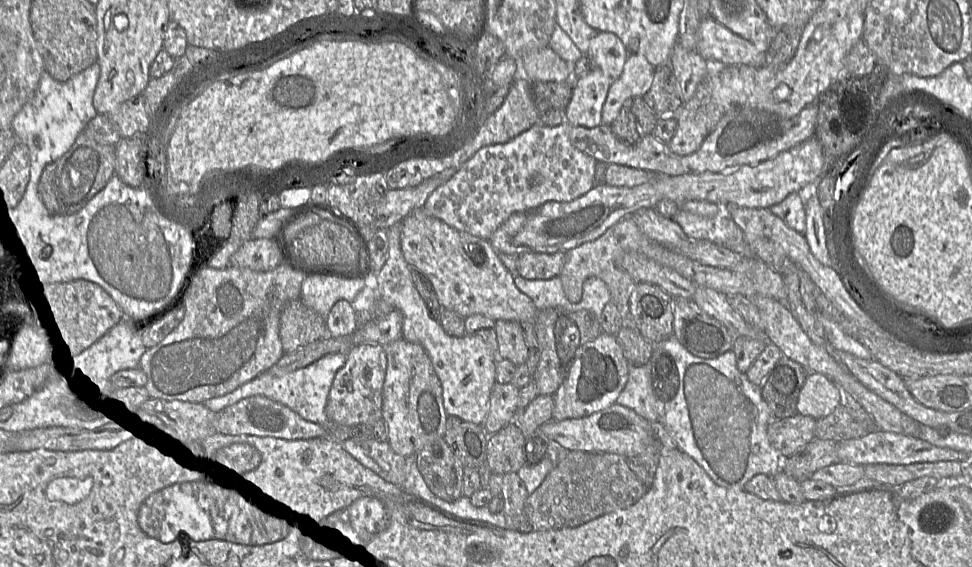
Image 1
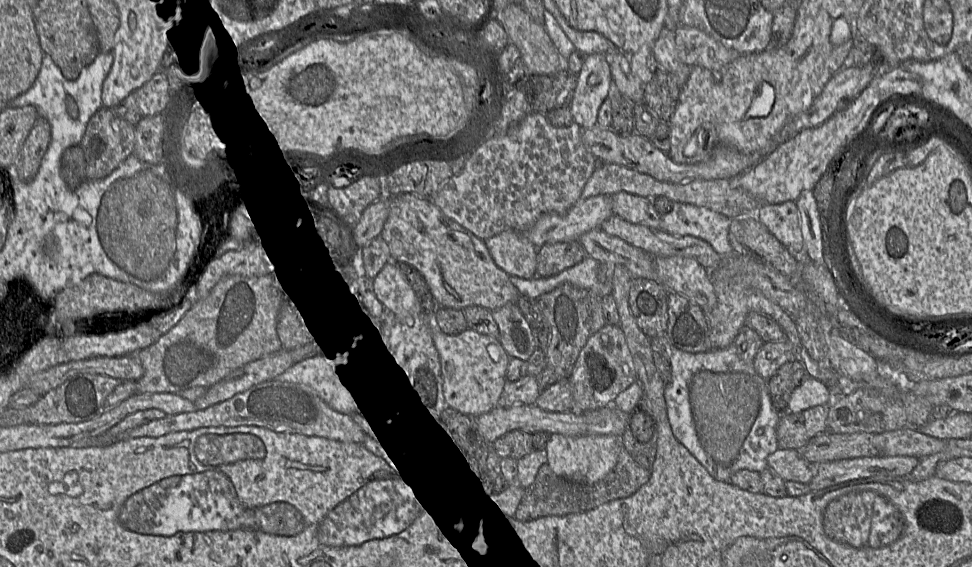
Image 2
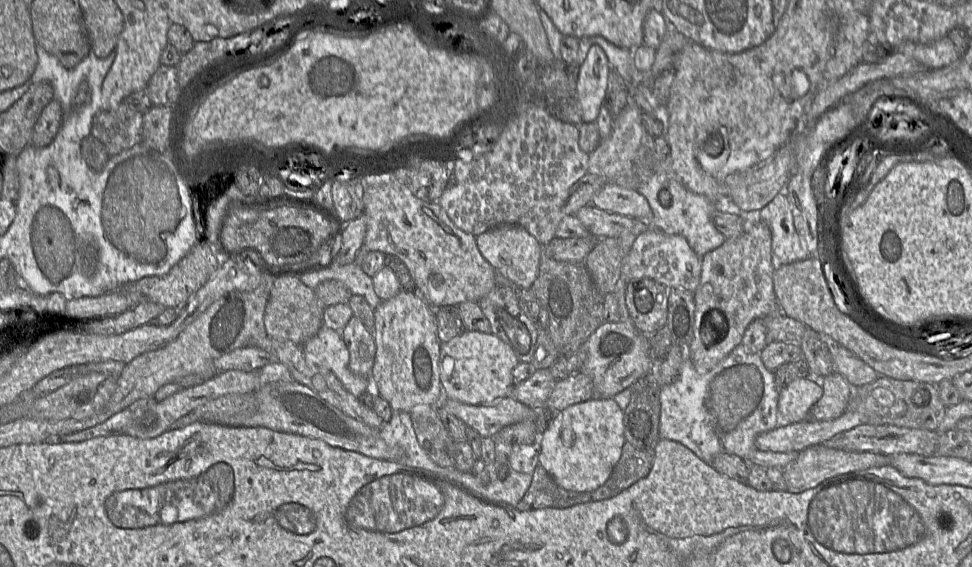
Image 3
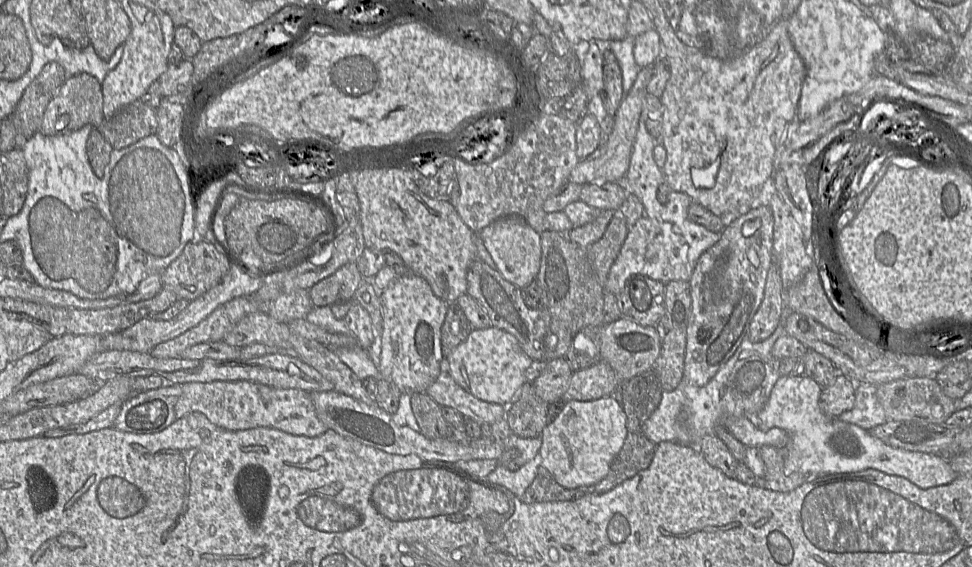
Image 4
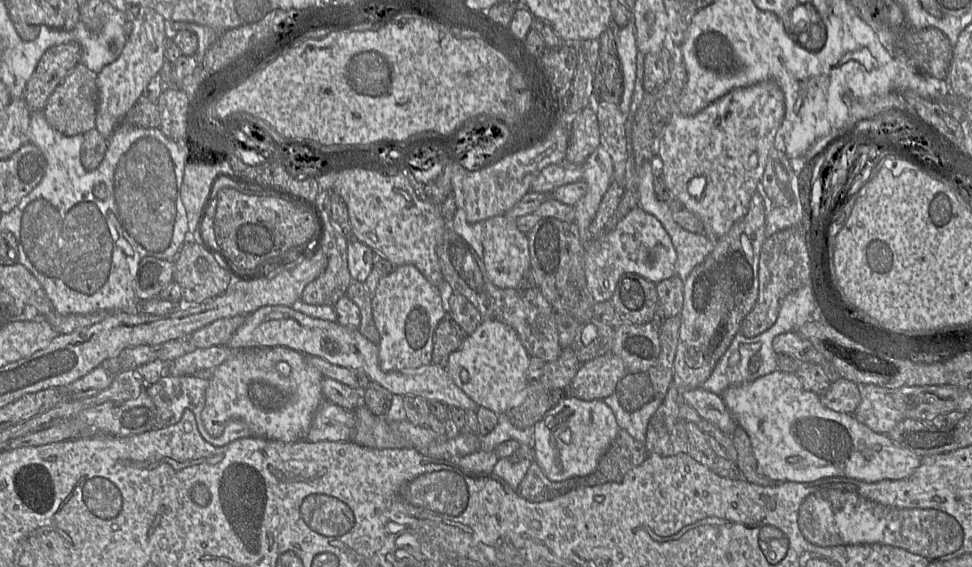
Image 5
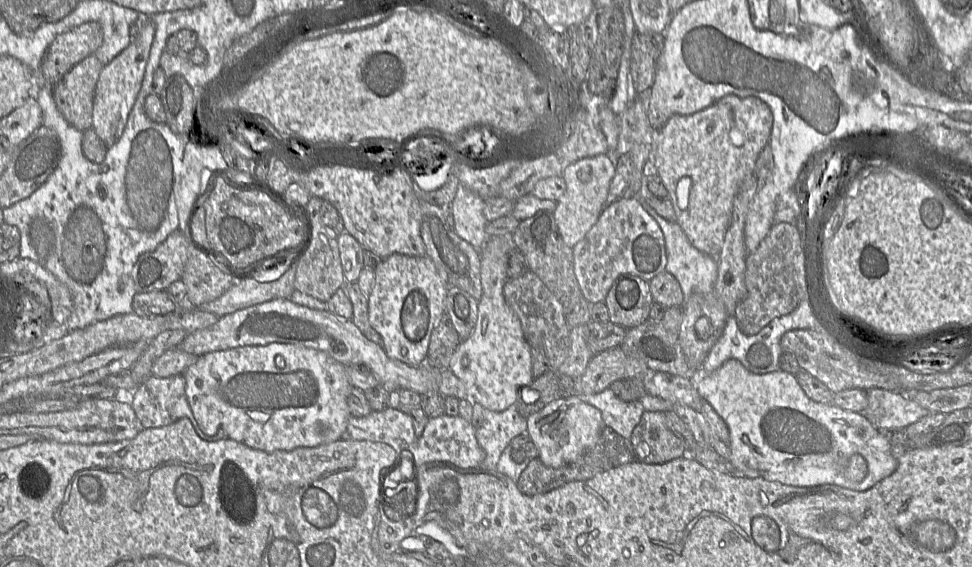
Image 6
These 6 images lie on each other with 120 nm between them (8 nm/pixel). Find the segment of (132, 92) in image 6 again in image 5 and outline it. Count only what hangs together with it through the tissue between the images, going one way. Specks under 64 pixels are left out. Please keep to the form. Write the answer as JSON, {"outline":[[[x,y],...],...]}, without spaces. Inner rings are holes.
{"outline":[[[125,2],[127,19],[132,24],[131,34],[120,56],[106,65],[98,73],[96,85],[98,89],[98,107],[95,129],[107,140],[111,138],[125,115],[142,96],[154,76],[160,73],[165,57],[165,20],[155,10],[145,5]]]}

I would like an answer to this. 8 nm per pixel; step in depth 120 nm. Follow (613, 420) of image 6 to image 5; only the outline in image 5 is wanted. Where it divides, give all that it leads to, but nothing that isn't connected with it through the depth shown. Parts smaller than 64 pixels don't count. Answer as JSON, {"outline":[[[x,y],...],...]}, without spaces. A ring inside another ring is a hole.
{"outline":[[[615,393],[604,398],[603,401],[612,409],[619,427],[626,430],[635,440],[644,443],[649,420],[663,403],[664,398],[655,397],[633,412],[623,408]]]}

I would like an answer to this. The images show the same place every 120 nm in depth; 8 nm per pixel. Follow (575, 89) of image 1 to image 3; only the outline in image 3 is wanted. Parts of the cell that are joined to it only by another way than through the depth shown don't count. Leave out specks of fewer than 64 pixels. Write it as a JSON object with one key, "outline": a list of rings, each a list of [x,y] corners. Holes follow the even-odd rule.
{"outline":[[[592,45],[580,66],[575,99],[583,122],[596,122],[608,85],[610,64],[603,49]]]}

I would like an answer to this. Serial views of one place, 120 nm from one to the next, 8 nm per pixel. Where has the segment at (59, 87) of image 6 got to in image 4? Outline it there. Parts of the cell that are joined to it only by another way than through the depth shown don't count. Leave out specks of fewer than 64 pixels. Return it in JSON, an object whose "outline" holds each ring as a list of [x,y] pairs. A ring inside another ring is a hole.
{"outline":[[[80,73],[67,78],[48,103],[39,131],[48,136],[65,135],[85,125],[97,128],[104,120],[101,83],[87,73]]]}

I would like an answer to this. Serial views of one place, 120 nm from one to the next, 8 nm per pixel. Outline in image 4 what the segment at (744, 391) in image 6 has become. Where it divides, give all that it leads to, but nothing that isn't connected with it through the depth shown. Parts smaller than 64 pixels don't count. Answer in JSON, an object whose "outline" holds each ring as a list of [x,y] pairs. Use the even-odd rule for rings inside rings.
{"outline":[[[805,375],[780,376],[763,409],[756,416],[748,418],[762,431],[780,428],[789,434],[784,463],[787,471],[817,478],[873,468],[904,477],[923,489],[949,484],[956,478],[956,472],[948,460],[933,454],[892,447],[855,424],[828,417],[819,407],[822,389]]]}

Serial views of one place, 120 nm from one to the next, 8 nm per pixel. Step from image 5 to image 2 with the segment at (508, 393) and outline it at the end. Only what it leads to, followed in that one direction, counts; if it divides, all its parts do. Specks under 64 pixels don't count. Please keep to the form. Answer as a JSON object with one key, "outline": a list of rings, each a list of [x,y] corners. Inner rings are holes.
{"outline":[[[434,322],[431,334],[440,358],[445,406],[469,417],[496,407],[506,382],[510,359],[499,340],[471,329],[448,335],[439,330]]]}

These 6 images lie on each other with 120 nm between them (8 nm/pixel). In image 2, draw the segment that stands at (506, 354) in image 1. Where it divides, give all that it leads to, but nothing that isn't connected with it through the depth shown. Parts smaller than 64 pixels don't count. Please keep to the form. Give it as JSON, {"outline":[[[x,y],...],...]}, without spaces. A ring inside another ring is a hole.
{"outline":[[[516,303],[491,312],[499,330],[498,340],[510,358],[527,361],[538,348],[538,340]]]}

